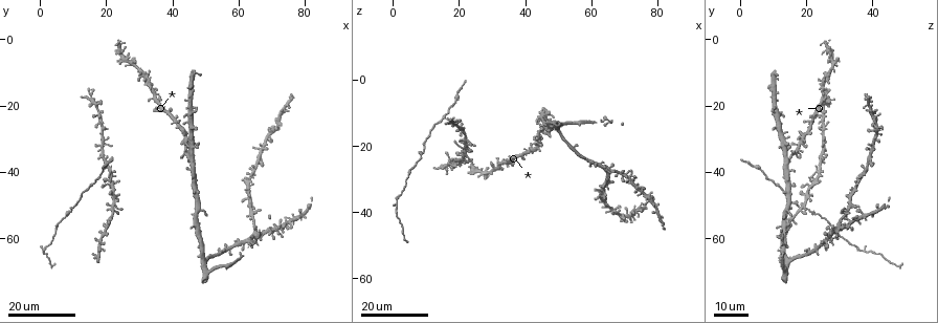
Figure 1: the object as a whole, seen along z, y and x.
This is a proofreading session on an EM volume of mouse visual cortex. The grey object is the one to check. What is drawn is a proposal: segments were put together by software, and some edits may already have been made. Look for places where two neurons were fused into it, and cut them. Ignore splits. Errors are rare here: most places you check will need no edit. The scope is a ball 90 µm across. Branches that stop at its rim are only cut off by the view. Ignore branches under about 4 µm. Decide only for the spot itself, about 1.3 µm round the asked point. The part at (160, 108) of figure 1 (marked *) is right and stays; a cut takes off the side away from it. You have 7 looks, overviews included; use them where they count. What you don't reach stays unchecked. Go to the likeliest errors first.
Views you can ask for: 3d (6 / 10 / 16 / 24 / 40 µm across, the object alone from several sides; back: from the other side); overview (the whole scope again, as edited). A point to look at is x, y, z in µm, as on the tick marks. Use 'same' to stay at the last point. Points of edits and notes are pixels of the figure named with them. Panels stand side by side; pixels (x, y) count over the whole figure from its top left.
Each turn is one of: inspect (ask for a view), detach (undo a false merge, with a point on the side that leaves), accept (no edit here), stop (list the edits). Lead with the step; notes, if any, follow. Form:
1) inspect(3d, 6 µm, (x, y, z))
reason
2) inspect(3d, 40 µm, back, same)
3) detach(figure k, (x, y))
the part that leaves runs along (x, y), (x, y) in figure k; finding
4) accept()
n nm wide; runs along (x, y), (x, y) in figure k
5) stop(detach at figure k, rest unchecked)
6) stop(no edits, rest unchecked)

inspect(3d, 24 µm, (8.5, 52.5, 23.0))
sudden change in width

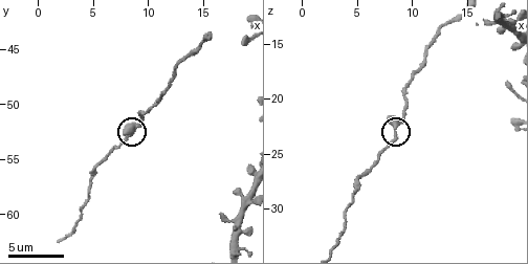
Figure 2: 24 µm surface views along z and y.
inspect(3d, 10 µm, same)
zoom in

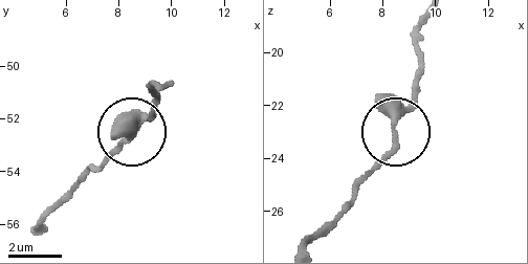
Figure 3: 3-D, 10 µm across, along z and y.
accept()
260 nm wide; all the same neuron

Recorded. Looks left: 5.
inspect(3d, 24 µm, (21.5, 44.5, 21.0))
three-way junction

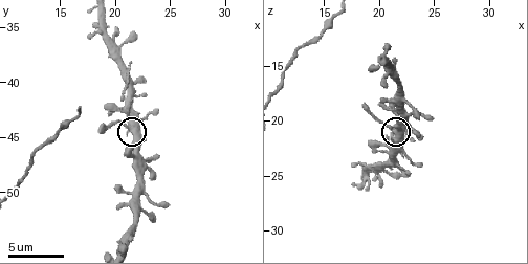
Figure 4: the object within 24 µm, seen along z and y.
inspect(3d, 6 µm, (21.4, 44.4, 21.0))

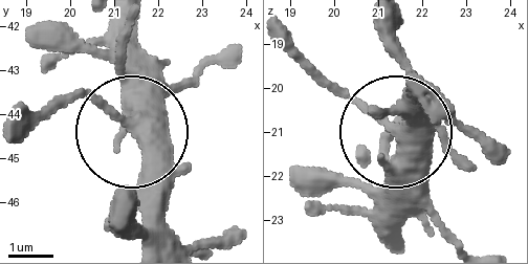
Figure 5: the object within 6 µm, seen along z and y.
accept()
side arm 28 µm; 3 arms; all the same neuron

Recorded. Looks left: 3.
inspect(3d, 24 µm, (24.0, 6.5, 28.5))
calibre changes

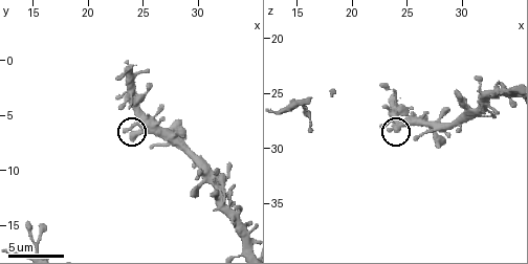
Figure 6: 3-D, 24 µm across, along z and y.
inspect(3d, 6 µm, (24.2, 6.8, 28.0))

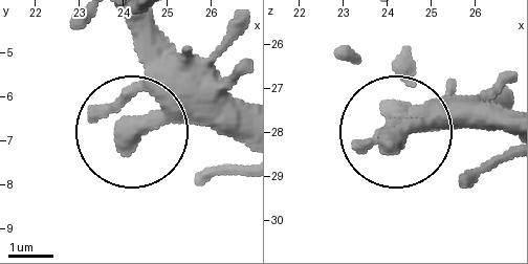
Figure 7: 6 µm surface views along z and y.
accept()
runs along (244, 146), (188, 119), (138, 124), (154, 52), (131, 18) in figure 7; continuous, no second neuron

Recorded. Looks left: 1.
inspect(3d, 16 µm, (14.0, 45.2, 12.8))

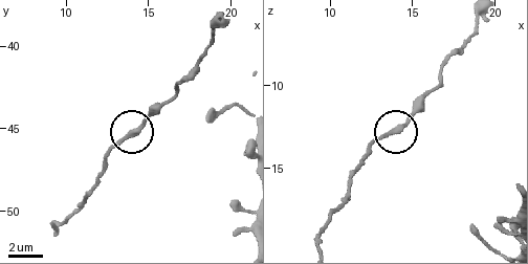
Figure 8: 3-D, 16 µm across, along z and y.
accept()
290 nm wide; continuous, no second neuron

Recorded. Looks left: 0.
stop(no edits, rest unchecked)

